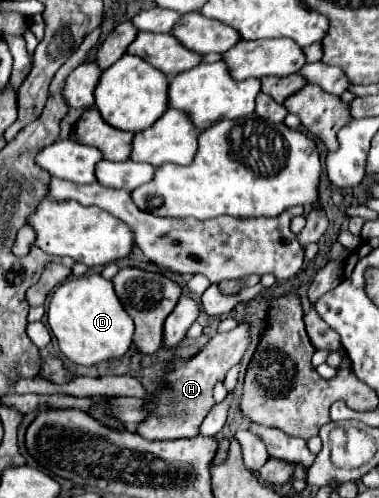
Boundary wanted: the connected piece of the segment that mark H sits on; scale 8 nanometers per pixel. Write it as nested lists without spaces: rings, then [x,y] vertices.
[[[238,325],[228,333],[216,333],[216,337],[212,337],[204,345],[204,349],[200,349],[190,359],[170,361],[168,371],[164,375],[166,389],[162,389],[160,395],[152,397],[148,407],[148,417],[140,421],[136,433],[148,441],[164,441],[162,437],[168,437],[168,439],[198,437],[200,425],[214,405],[212,391],[216,383],[224,381],[230,367],[234,367],[242,359],[246,345],[248,345],[248,327]]]

